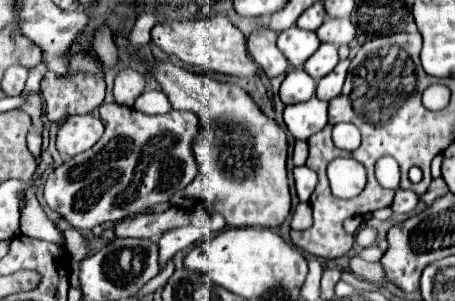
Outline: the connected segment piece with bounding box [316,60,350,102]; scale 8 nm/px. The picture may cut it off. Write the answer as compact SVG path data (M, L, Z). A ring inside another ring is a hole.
M342 60L338 62L338 66L328 74L324 76L320 82L318 82L318 88L316 88L316 96L320 100L332 100L340 94L342 90L342 84L344 84L344 78L346 78L346 70L348 70L348 64L350 60Z

